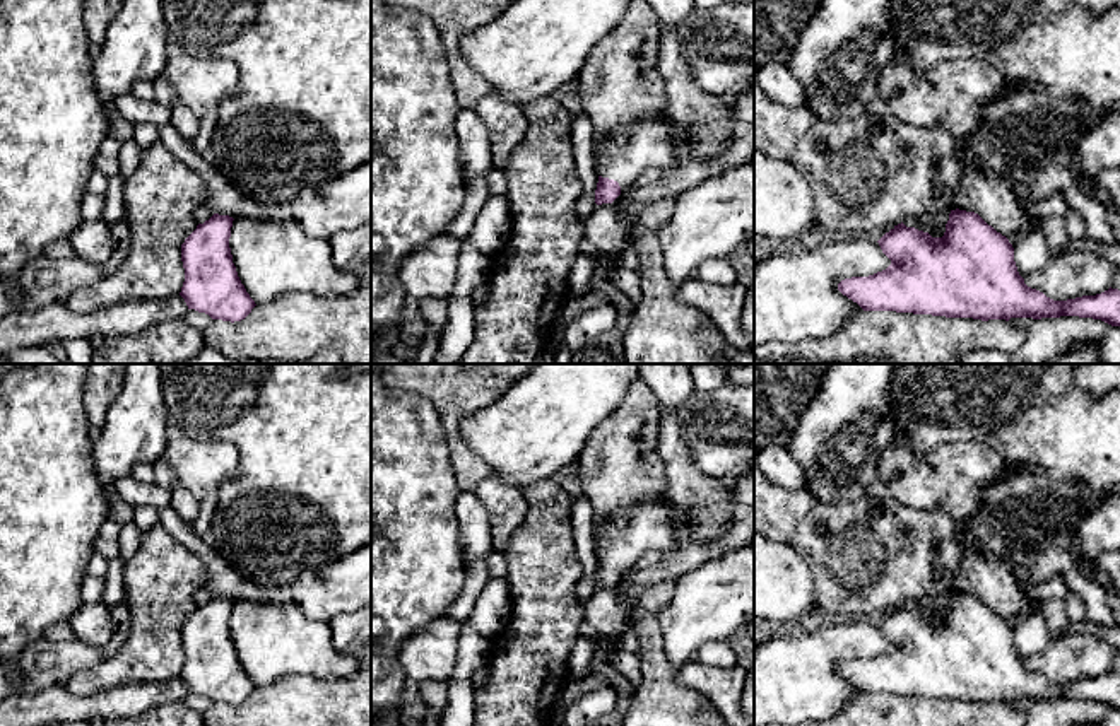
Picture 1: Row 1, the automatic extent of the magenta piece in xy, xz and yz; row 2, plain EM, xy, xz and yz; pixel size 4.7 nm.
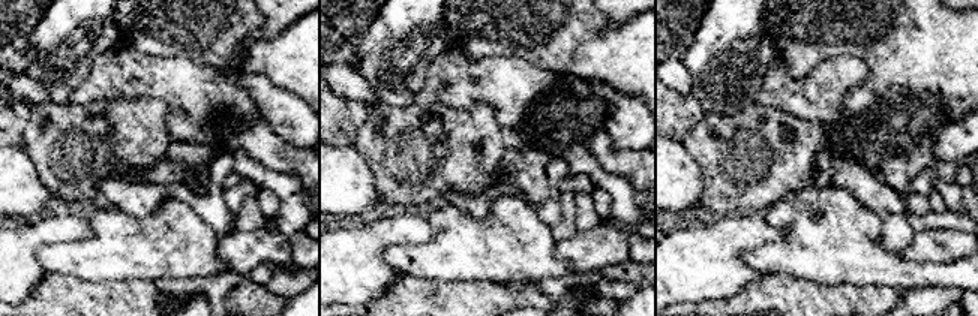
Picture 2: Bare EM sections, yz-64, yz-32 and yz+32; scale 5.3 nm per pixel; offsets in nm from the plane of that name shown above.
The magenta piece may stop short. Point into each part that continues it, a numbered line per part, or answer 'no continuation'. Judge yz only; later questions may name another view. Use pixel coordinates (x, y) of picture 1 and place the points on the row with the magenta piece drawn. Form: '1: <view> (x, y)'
1: yz (927, 221)

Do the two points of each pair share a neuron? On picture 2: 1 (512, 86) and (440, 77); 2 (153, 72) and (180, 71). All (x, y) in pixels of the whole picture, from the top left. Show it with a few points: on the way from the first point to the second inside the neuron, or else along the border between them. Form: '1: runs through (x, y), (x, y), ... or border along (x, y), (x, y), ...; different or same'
1: runs through (494, 81), (458, 80); same
2: runs through (159, 72), (174, 72); same

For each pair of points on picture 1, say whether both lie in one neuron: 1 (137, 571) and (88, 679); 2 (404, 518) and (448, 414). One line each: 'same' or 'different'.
1: same
2: different

